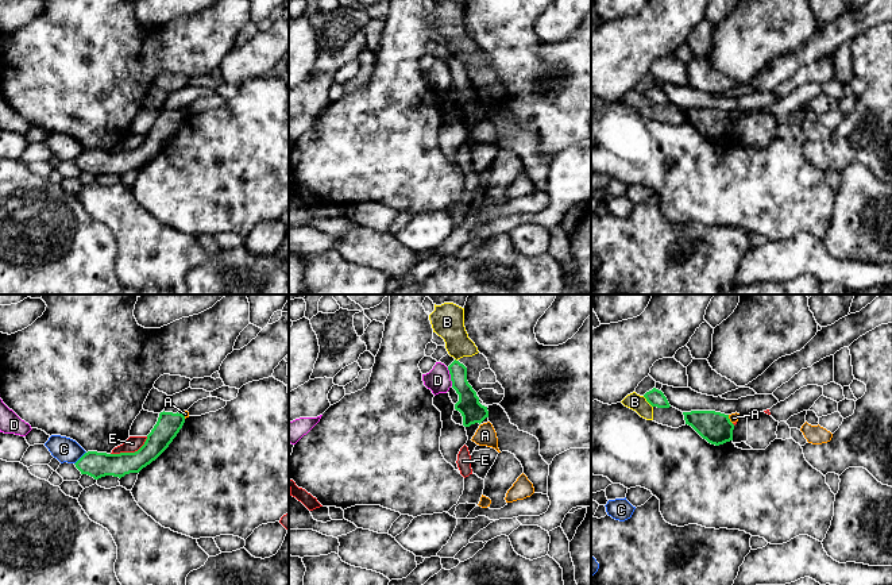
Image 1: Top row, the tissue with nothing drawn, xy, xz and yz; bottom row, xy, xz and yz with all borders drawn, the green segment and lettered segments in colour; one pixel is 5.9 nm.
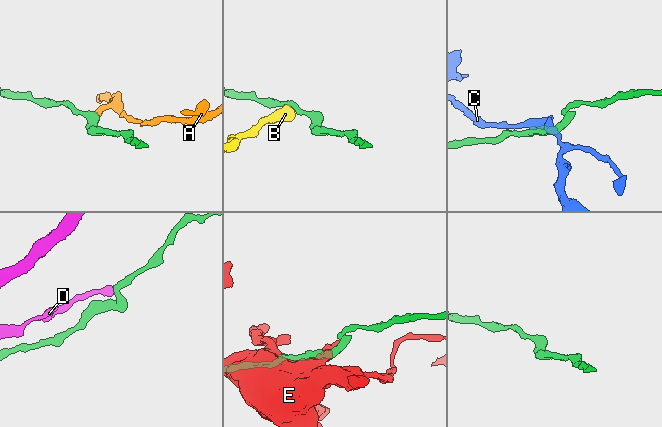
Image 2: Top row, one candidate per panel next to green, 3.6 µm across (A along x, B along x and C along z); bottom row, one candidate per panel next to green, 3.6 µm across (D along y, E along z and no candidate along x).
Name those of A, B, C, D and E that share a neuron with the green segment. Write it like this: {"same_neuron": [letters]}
{"same_neuron": []}

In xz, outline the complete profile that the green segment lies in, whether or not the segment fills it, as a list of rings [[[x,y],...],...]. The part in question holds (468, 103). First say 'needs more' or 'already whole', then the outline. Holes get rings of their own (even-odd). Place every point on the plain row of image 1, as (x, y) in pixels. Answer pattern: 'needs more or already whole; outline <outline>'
already whole; outline [[[453,58],[448,63],[452,85],[459,92],[459,99],[455,101],[455,107],[463,113],[463,123],[470,124],[475,120],[482,120],[489,115],[487,104],[479,100],[479,95],[472,84],[467,78],[467,65],[459,58]]]

